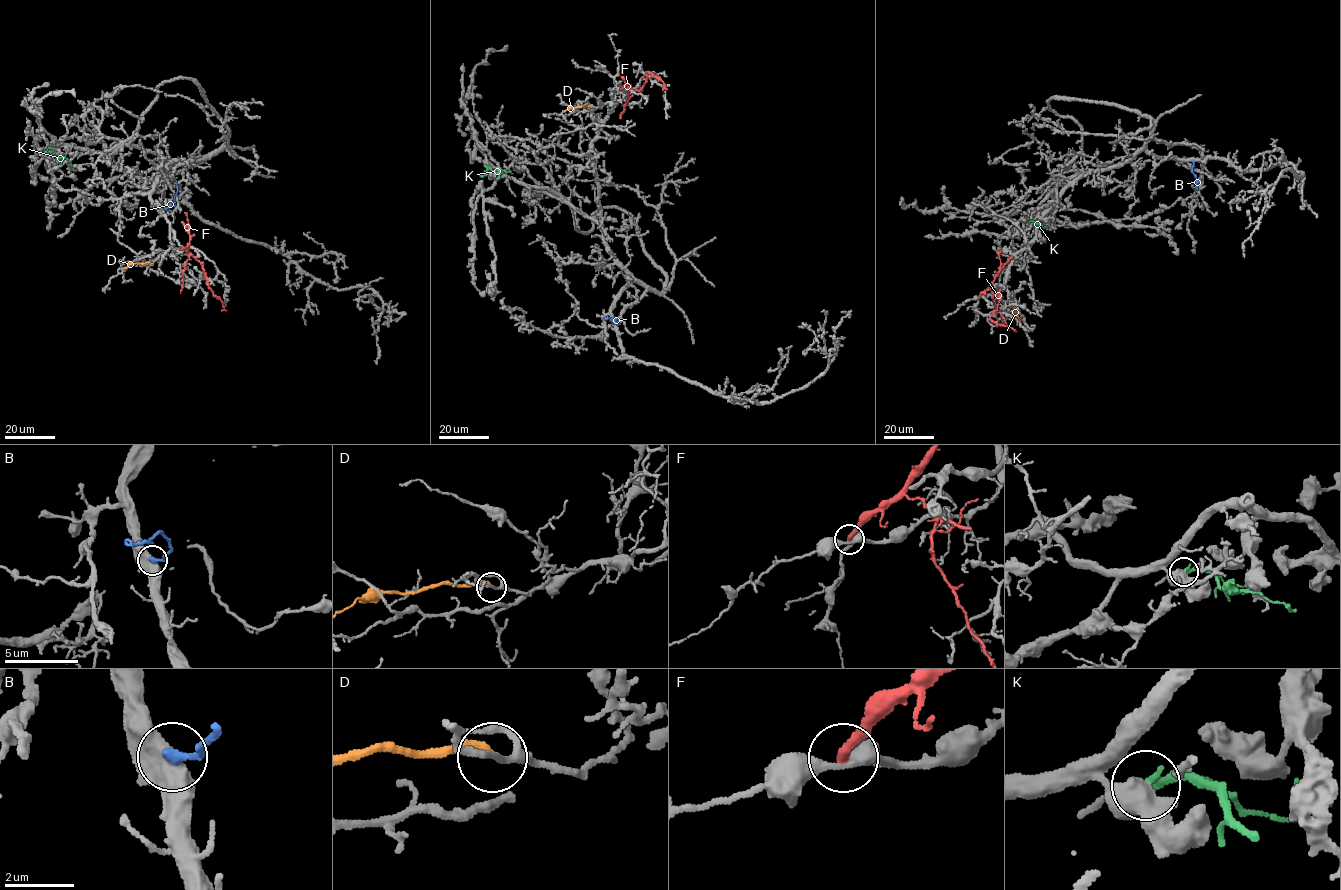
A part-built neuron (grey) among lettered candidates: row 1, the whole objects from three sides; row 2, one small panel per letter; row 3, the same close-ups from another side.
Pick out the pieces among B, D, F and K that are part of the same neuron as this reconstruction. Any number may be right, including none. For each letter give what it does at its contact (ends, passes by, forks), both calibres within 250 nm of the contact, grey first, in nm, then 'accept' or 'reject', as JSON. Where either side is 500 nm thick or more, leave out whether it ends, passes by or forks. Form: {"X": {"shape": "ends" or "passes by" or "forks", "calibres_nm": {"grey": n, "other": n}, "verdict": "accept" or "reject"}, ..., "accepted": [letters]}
{"B": {"shape": "ends", "calibres_nm": {"grey": 480, "other": 280}, "verdict": "reject"}, "D": {"shape": "ends", "calibres_nm": {"grey": 160, "other": 200}, "verdict": "reject"}, "F": {"shape": "ends", "calibres_nm": {"grey": 320, "other": 320}, "verdict": "reject"}, "K": {"shape": "ends", "calibres_nm": {"grey": 440, "other": 240}, "verdict": "reject"}, "accepted": []}

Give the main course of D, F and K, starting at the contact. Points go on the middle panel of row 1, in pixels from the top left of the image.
D: (590, 106), (563, 111)
F: (618, 73), (629, 87), (640, 91), (648, 77), (647, 71), (663, 82), (662, 91)
K: (487, 165), (496, 172), (511, 171)

